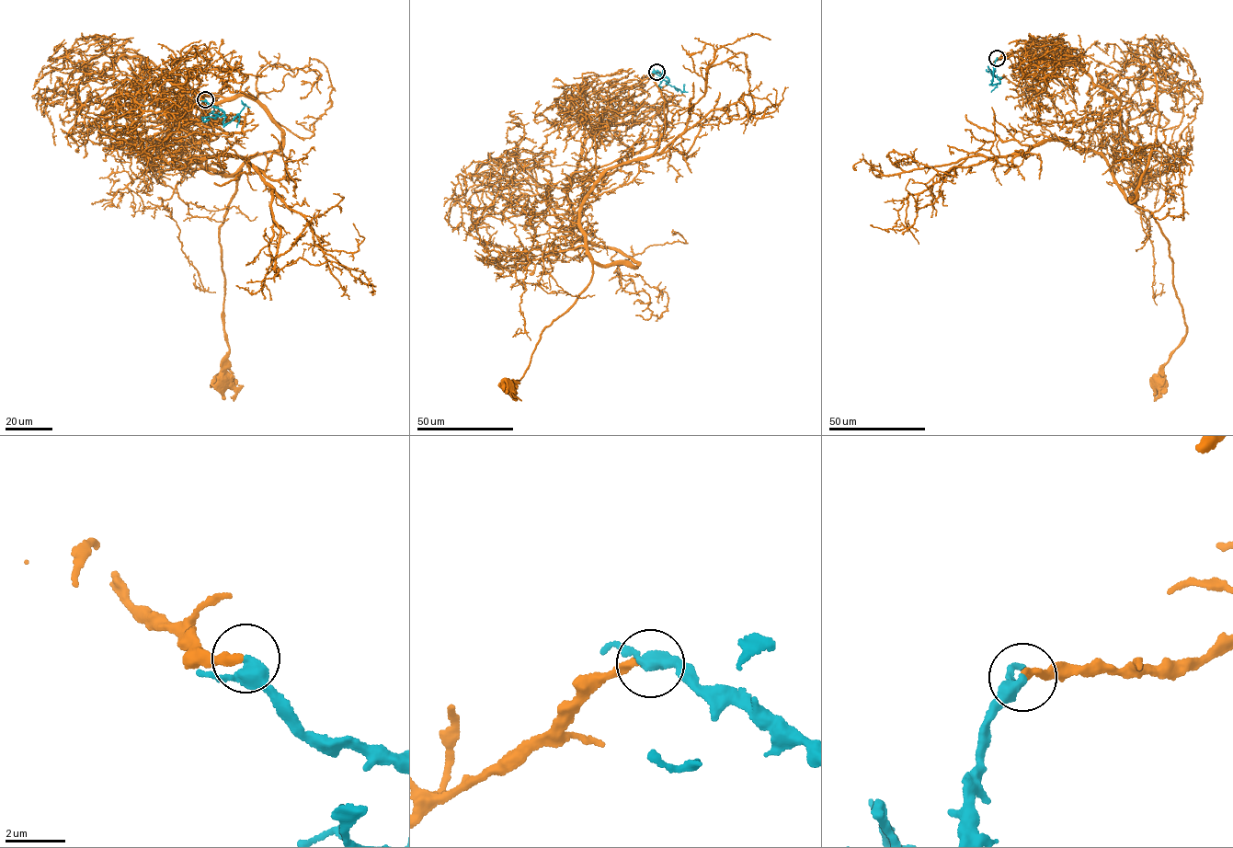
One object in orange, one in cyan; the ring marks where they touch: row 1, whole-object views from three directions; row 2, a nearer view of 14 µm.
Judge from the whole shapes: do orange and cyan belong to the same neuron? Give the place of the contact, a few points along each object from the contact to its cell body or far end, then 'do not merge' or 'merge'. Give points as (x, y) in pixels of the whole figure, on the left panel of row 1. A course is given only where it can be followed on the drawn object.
at (205, 99); orange runs (205, 99), (159, 77), (164, 108), (207, 125), (207, 170), (243, 169), (220, 229), (223, 380); cyan runs (205, 99), (223, 112), (224, 124), (244, 107), (241, 100); merge

